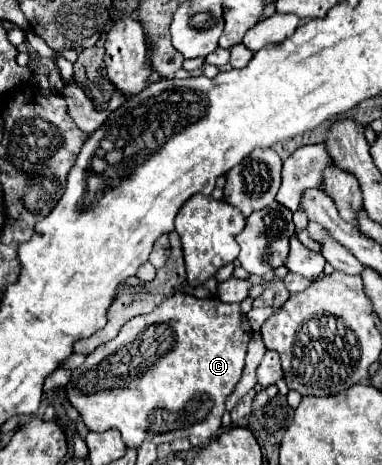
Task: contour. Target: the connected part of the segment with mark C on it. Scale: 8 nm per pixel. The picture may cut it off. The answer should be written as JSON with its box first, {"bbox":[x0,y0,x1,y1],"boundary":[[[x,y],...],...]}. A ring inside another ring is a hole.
{"bbox":[65,291,251,449],"boundary":[[[177,291],[149,315],[127,321],[115,339],[89,353],[85,363],[73,371],[71,381],[65,385],[65,393],[89,431],[107,431],[115,427],[125,445],[133,445],[135,449],[143,441],[161,445],[175,439],[189,439],[193,447],[201,447],[221,427],[225,399],[233,393],[245,367],[249,339],[251,325],[239,303],[223,303],[217,297],[197,299]]]}

